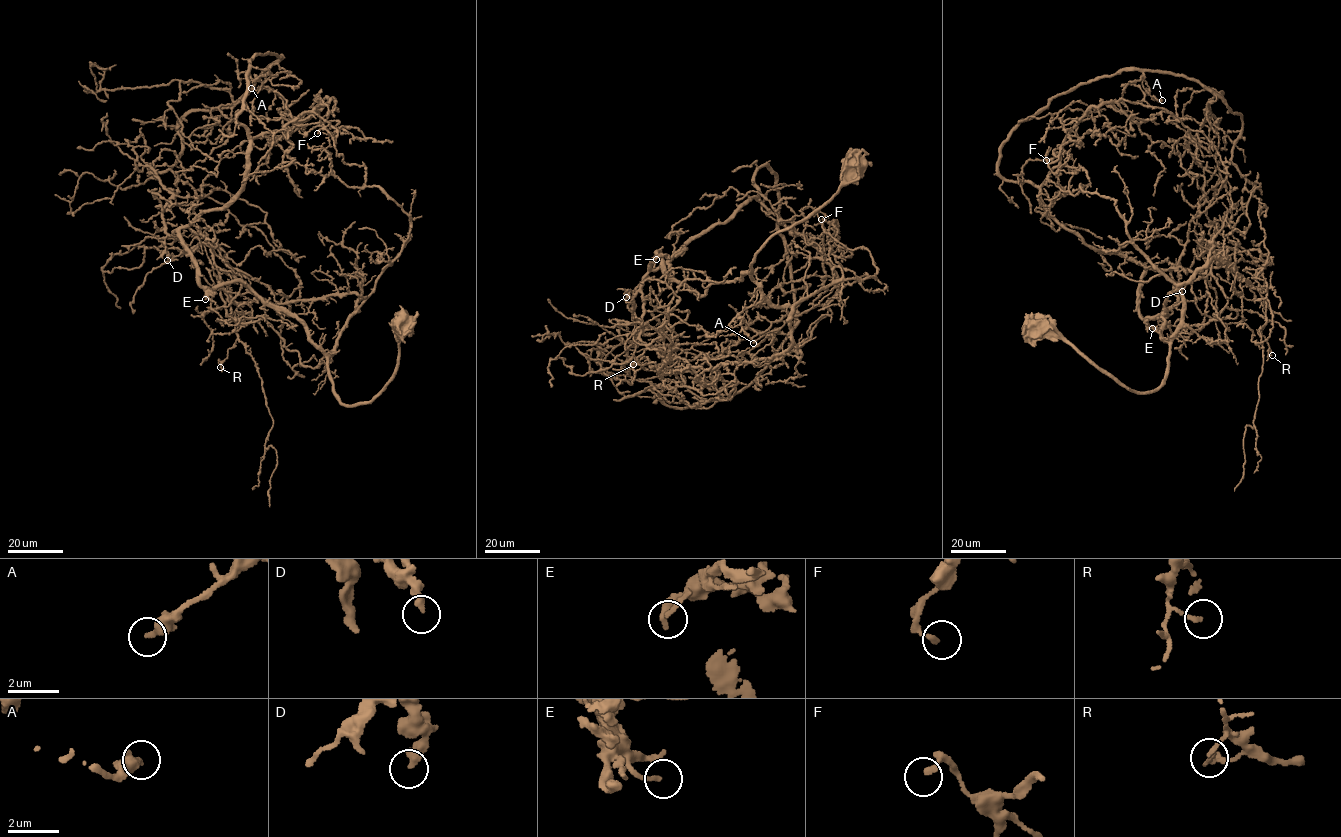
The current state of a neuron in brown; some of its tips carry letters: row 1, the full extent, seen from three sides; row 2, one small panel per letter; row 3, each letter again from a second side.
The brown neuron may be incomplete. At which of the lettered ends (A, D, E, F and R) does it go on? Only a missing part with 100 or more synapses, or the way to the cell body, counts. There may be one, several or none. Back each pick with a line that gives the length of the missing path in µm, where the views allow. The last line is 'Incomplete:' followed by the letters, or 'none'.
Incomplete: none

